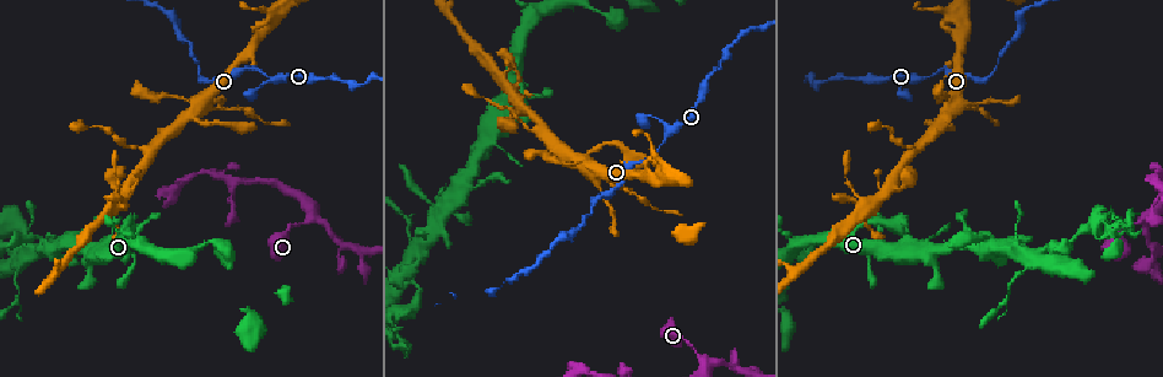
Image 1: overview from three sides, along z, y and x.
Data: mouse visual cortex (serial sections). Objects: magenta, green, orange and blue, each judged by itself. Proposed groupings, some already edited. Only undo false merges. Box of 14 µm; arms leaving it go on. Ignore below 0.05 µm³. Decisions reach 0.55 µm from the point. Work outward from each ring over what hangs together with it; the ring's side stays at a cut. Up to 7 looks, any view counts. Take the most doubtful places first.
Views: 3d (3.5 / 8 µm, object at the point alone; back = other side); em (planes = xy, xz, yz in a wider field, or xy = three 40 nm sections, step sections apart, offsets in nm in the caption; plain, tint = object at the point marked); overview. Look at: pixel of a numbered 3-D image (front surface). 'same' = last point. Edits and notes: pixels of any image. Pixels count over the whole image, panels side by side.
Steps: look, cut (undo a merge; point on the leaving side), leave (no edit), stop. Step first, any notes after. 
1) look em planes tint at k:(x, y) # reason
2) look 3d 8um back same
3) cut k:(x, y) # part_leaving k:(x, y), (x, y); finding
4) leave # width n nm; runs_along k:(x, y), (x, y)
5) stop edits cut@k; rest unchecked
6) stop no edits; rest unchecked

look 3d 8um at 1:(901, 86)

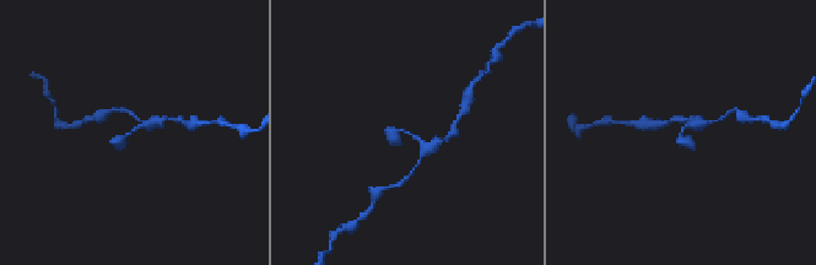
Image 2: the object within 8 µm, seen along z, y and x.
look 3d 3.5um at 2:(681, 128) # closer look

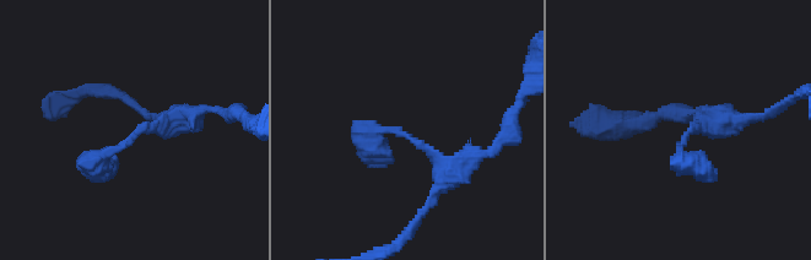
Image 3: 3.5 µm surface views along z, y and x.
look em xy step 3 tint at 3:(683, 135)

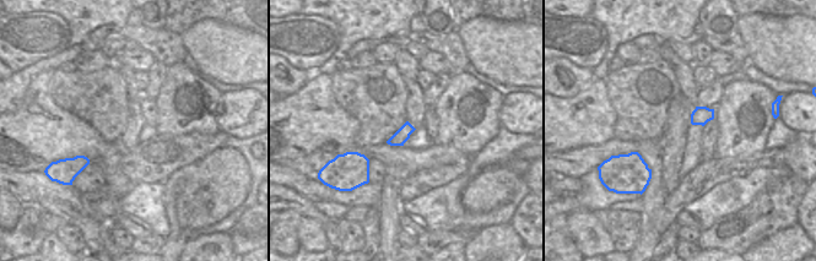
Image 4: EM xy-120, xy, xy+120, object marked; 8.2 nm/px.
leave # runs_along 3:(194, 114), (141, 126), (97, 163), (112, 174); one cell here

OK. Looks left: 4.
look 3d 3.5um at 1:(1152, 245) # a fork

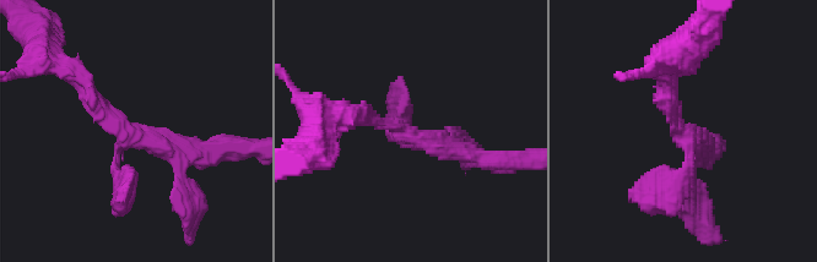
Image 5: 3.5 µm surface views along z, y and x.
look em xy step 3 tint at 5:(683, 134) # arms 3; arm_widths 200, 250, 300 nm

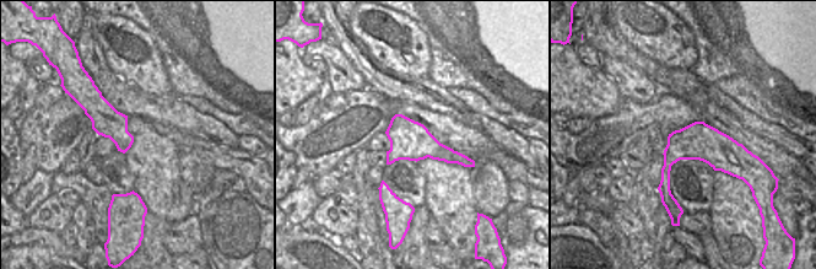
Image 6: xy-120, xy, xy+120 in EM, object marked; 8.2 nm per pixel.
leave # runs_along 5:(75, 74), (128, 134), (173, 152), (177, 179); one cell here

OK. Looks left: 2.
look 3d 3.5um at 1:(605, 13) # thin neck

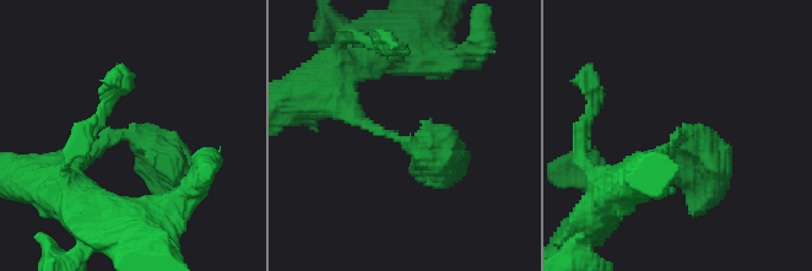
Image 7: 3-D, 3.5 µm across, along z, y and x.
look em xy step 5 tint at 7:(401, 139) # arm_widths 300, 500 nm

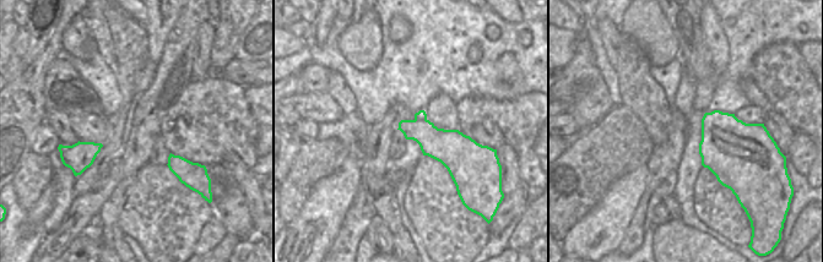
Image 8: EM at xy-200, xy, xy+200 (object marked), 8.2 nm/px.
leave # runs_along 7:(336, 103), (431, 160), (453, 160); continuous, no second cell

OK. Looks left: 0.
stop no edits; rest unchecked

